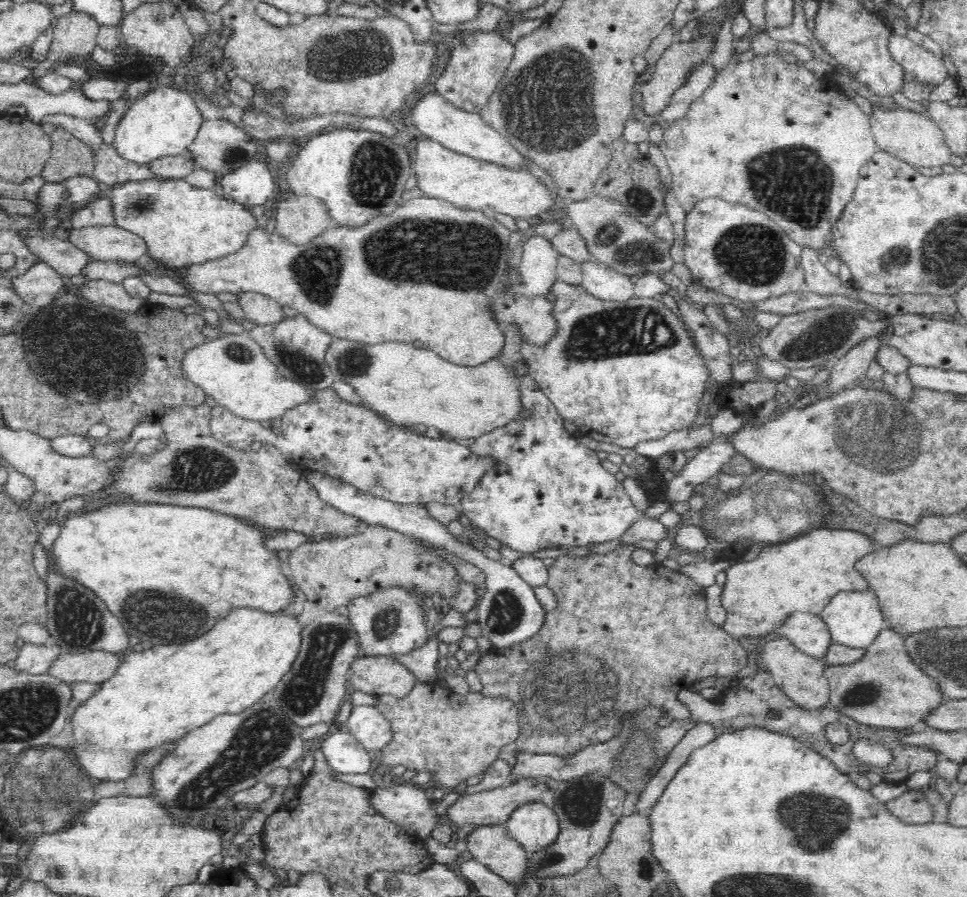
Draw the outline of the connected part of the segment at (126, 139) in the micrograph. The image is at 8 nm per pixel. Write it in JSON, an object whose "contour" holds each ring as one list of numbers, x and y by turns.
{"contour":[[168,84,164,88,150,89,132,101,126,114,117,124,113,145,122,158,138,164,150,164,160,157,185,154,187,146,196,138,203,121,190,93]]}

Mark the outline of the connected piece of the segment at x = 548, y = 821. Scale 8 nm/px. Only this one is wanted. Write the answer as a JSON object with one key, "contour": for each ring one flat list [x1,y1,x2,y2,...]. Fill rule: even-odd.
{"contour":[[532,802,516,808,504,824,509,835,527,852,544,852,558,840,558,815,542,802]]}

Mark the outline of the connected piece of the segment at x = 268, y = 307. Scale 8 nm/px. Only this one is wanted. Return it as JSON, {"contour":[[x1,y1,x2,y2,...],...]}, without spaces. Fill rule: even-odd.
{"contour":[[238,291,236,302,242,308,245,319,256,325,272,324,285,316,282,305,262,293]]}

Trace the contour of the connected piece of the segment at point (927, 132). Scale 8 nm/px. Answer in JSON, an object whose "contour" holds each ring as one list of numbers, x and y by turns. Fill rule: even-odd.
{"contour":[[872,104,869,121,878,150,889,152,915,167,942,167,948,164,951,151,945,144,942,129,924,113,917,113,894,104,894,108,880,108]]}

